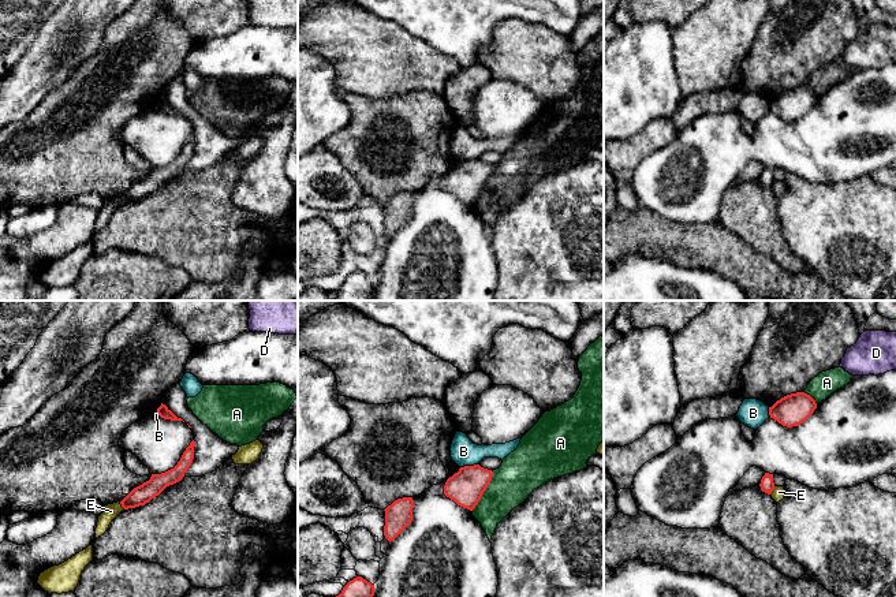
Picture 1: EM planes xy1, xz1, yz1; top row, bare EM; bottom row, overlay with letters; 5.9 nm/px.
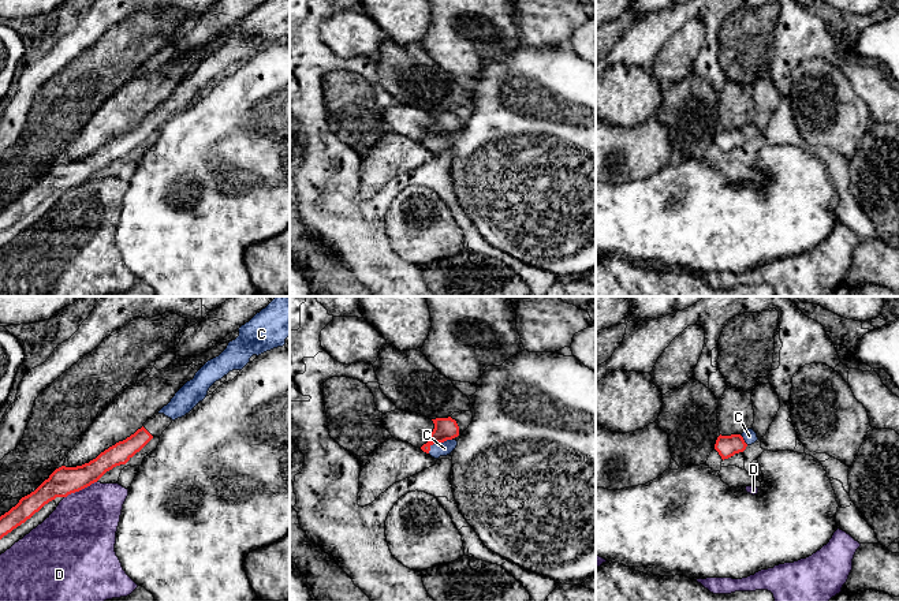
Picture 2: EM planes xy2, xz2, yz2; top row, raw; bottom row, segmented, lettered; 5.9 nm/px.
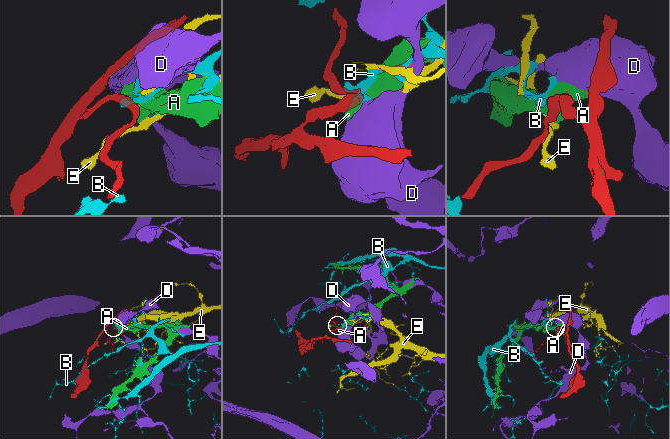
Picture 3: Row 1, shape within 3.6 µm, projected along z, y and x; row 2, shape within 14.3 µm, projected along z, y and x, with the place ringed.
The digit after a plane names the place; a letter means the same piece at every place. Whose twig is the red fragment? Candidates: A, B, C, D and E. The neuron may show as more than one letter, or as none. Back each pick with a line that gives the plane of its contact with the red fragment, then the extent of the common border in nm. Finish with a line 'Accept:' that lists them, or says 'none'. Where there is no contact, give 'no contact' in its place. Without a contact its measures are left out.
C: xz2 | 170 nm
Accept: C

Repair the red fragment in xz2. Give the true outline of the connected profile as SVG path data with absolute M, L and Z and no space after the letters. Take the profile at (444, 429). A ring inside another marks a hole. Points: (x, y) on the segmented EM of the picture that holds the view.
M451 417L436 418L432 421L434 423L434 429L430 433L429 441L424 444L421 449L434 459L451 455L458 445L458 441L455 440L459 436L456 421Z

